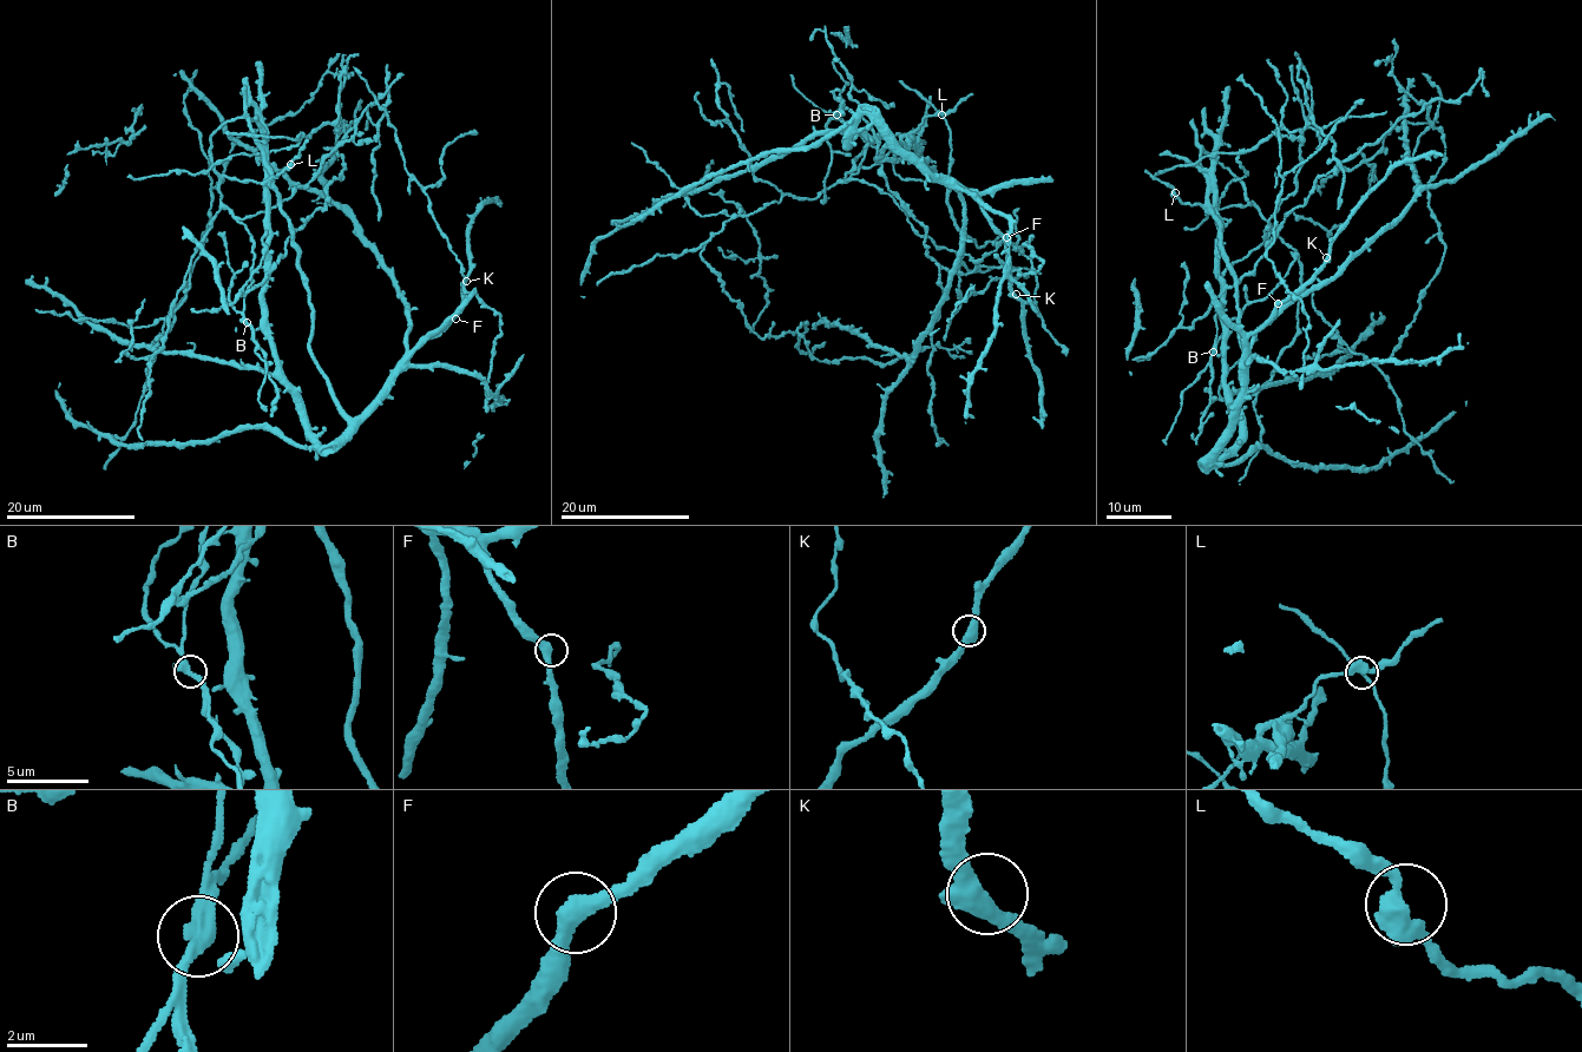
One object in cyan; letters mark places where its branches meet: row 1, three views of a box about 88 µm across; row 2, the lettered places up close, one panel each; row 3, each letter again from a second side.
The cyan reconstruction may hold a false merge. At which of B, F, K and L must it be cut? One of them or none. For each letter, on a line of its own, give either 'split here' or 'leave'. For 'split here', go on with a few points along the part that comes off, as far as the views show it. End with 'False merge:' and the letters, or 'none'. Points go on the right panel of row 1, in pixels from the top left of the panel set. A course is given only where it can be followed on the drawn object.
B: split here | (1214, 352), (1227, 324), (1248, 304), (1261, 301), (1285, 276), (1294, 251)
F: leave
K: leave
L: leave
False merge: B

